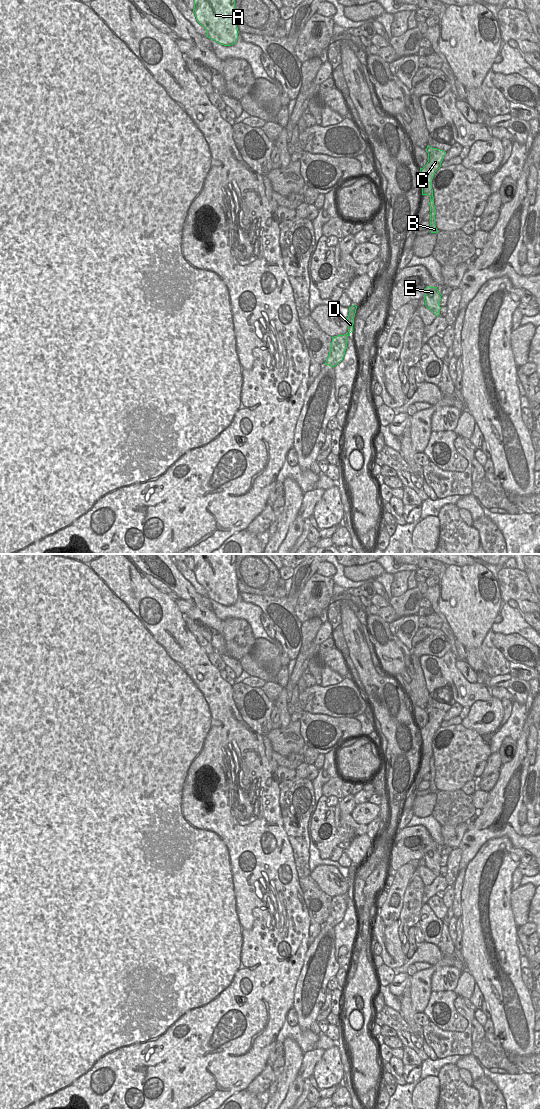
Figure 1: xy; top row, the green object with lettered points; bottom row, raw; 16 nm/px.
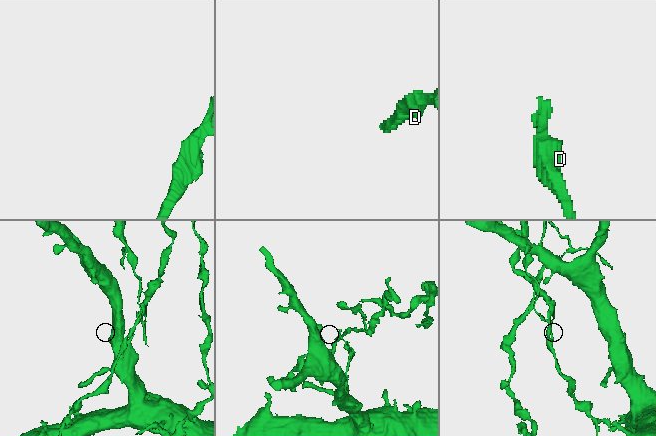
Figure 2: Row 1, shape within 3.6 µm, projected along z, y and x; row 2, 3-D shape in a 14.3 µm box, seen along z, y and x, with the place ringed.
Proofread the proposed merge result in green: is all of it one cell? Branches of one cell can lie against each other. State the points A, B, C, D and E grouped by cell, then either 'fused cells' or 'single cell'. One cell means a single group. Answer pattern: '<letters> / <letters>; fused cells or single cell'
A C D / B E; fused cells

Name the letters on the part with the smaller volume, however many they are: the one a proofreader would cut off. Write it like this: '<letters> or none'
B, E

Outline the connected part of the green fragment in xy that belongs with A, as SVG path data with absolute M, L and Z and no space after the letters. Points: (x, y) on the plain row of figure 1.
M192 554L197 582L207 590L207 597L231 606L238 598L235 572L236 554Z

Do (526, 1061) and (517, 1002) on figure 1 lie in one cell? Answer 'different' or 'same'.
different

